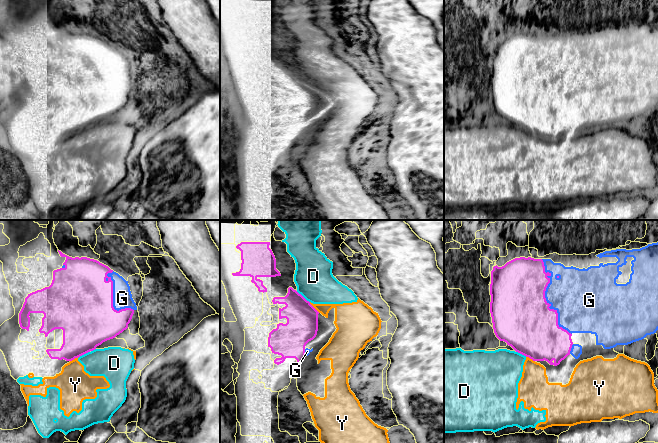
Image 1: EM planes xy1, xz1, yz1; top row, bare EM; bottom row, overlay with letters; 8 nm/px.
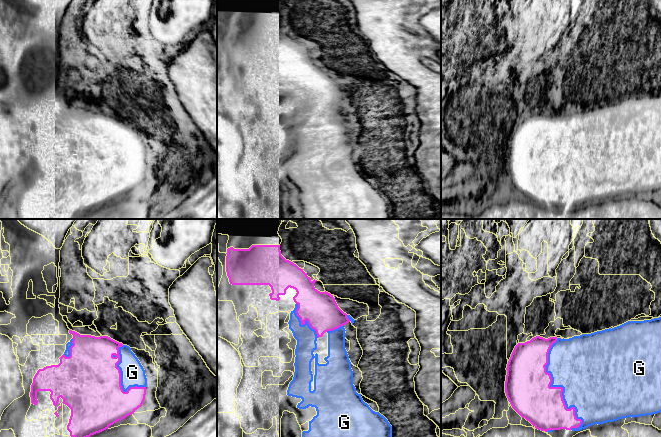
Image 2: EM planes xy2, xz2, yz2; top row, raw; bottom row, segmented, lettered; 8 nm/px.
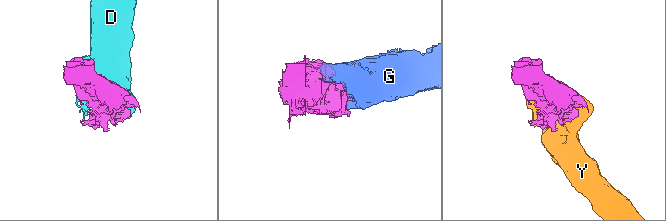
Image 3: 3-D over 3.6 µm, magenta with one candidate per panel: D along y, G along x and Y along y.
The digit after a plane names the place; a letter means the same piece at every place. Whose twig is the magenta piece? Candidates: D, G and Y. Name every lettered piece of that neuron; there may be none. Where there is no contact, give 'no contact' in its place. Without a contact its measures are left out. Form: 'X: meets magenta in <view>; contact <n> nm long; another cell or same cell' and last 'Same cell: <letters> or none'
D: meets magenta in xz1; contact 140 nm long; another cell
G: meets magenta in yz2; contact 750 nm long; same cell
Y: meets magenta in xz1; contact 120 nm long; another cell
Same cell: G

